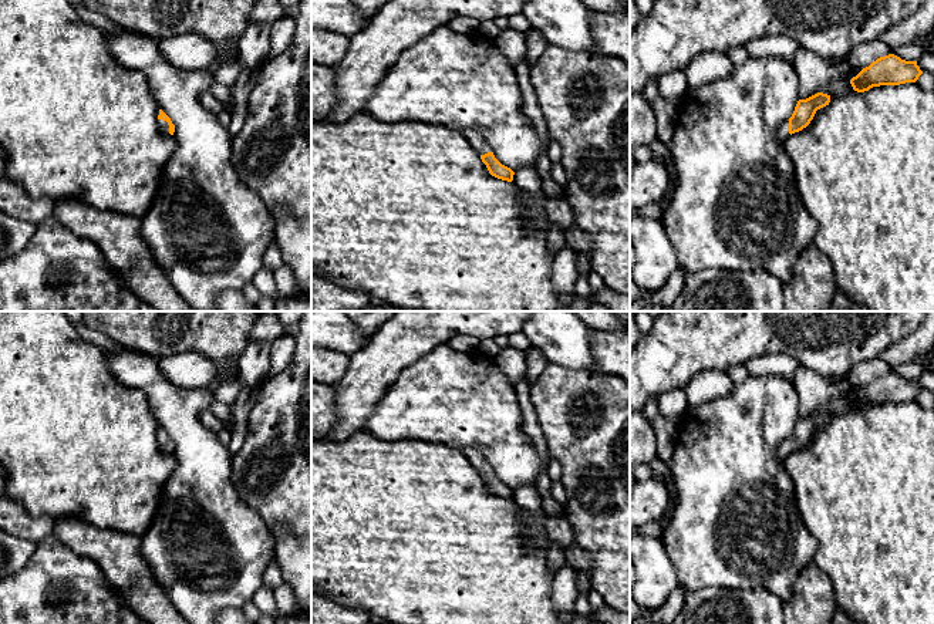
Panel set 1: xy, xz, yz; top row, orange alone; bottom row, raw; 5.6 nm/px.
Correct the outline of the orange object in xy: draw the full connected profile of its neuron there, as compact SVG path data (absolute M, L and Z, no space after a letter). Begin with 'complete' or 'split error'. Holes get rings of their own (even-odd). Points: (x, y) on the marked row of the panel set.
split error | M162 109L158 111L158 128L166 136L172 136L175 132L175 125Z

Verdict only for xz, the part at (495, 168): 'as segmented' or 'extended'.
extended

